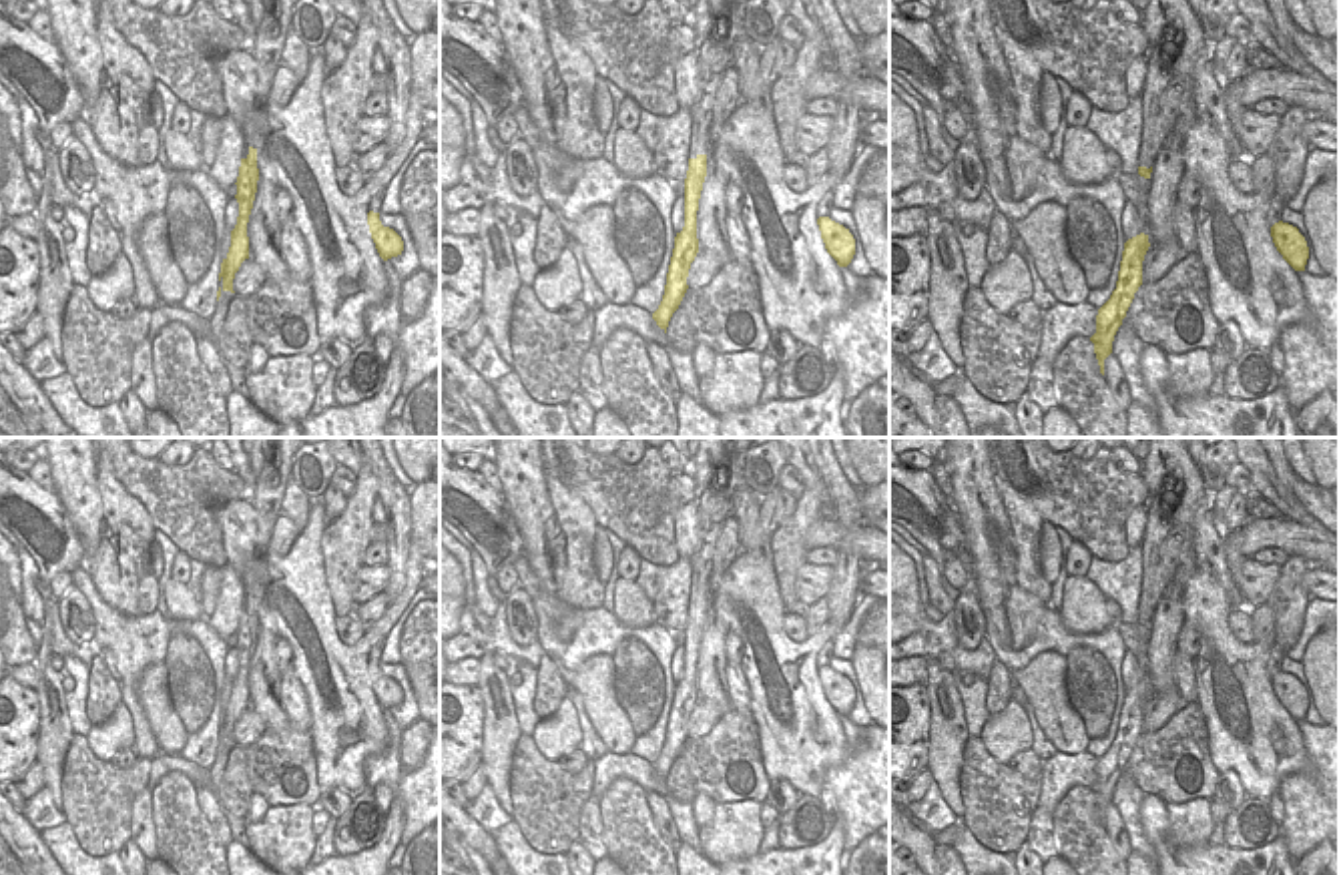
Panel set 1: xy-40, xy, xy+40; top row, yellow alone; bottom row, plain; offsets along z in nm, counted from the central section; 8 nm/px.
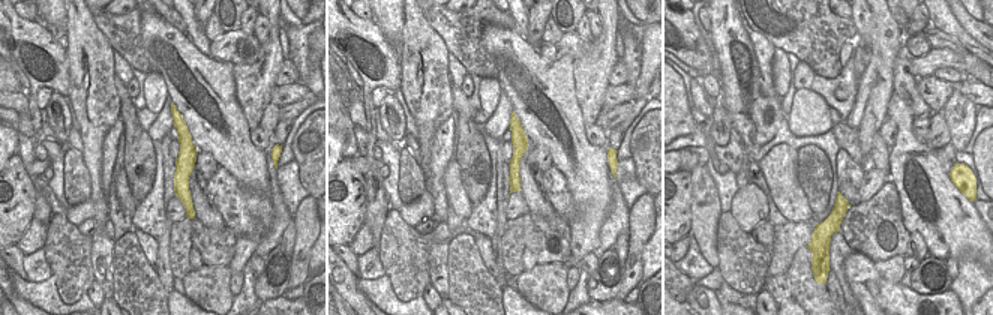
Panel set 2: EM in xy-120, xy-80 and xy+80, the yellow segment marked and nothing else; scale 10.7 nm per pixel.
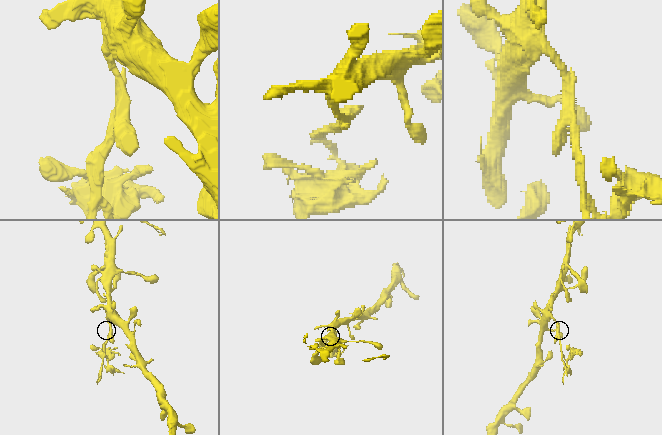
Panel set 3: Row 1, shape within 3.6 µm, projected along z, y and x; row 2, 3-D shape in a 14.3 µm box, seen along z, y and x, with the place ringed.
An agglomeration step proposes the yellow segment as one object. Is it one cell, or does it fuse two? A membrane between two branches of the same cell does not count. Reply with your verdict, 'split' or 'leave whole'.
split

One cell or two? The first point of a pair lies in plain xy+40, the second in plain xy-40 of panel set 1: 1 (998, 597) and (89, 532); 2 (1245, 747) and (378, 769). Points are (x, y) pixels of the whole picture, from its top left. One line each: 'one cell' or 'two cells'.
1: one cell
2: two cells

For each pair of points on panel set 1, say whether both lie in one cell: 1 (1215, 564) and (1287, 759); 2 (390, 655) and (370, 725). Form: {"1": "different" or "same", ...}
{"1": "different", "2": "different"}

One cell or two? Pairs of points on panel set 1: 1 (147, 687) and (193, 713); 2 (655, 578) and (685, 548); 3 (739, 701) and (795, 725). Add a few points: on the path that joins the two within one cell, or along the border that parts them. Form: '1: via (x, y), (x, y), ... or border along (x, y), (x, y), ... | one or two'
1: border along (163, 661), (169, 701), (187, 735) | two
2: border along (679, 554), (689, 558) | two
3: border along (739, 665), (751, 711) | two

